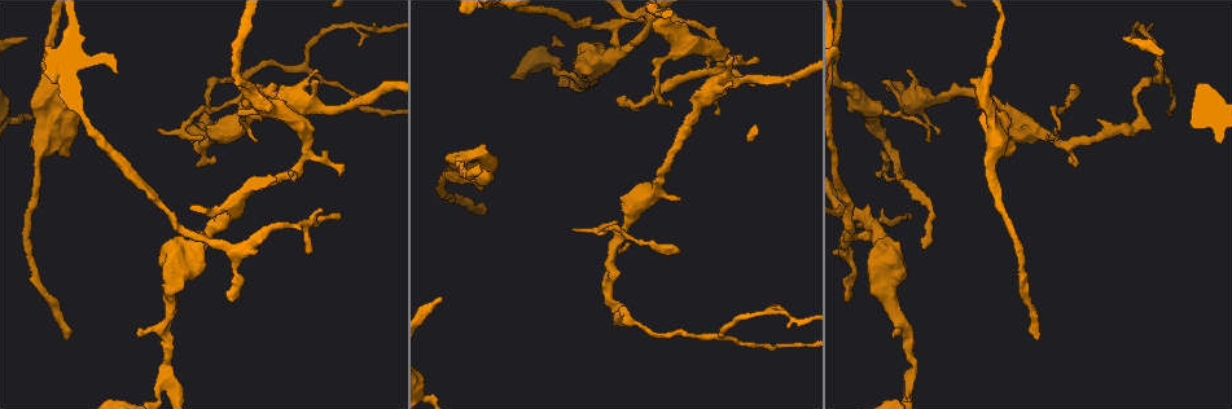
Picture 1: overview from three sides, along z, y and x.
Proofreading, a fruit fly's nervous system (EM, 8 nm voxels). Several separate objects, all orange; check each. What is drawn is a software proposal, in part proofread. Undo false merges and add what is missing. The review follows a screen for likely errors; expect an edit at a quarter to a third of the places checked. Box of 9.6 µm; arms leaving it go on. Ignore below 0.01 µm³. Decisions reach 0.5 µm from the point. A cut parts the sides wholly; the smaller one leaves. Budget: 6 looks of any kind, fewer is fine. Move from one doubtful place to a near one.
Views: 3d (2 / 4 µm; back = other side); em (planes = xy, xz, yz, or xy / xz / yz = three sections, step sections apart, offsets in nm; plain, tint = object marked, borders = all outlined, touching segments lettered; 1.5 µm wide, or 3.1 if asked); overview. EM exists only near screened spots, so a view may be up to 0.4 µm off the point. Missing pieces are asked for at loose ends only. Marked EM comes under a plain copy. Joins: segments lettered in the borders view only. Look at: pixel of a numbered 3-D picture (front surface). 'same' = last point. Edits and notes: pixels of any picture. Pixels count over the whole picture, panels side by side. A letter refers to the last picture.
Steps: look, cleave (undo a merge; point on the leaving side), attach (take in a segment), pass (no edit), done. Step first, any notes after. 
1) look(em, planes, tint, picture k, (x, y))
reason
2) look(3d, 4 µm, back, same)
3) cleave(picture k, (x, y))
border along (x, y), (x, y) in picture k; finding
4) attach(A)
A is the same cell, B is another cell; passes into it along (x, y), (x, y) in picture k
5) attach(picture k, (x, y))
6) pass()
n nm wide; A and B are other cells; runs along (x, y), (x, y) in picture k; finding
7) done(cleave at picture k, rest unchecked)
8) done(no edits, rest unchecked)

look(em, planes, tint, picture 1, (164, 377))

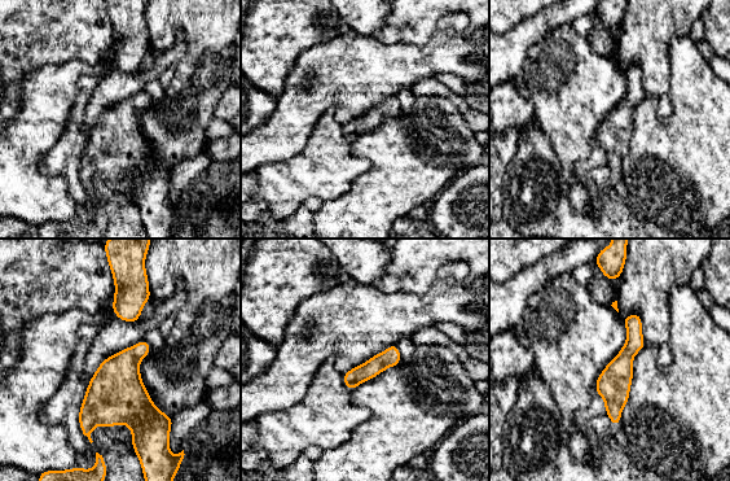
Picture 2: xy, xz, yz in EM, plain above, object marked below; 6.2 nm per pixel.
look(em, planes, borders, same)
see the neighbours

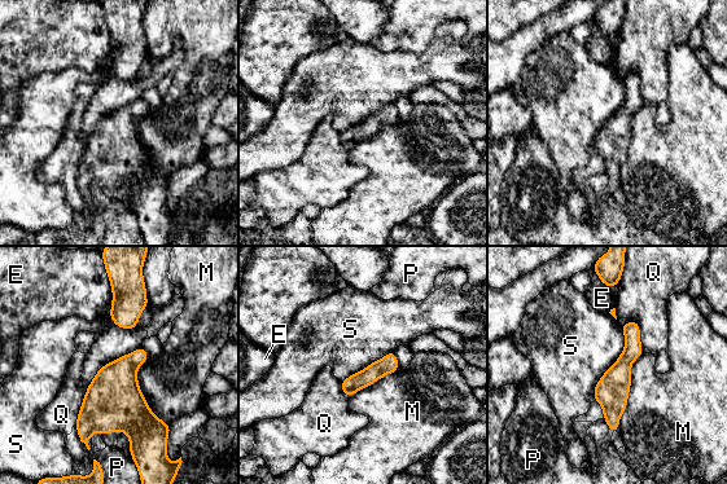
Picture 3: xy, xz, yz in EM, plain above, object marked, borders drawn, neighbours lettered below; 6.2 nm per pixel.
pass()
E, M, P, Q and S are other cells; border along (621, 326), (623, 350), (592, 395) in picture 3; all the same neuron

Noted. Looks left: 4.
look(em, yz, step 4, tint, picture 1, (213, 159))
three-way junction

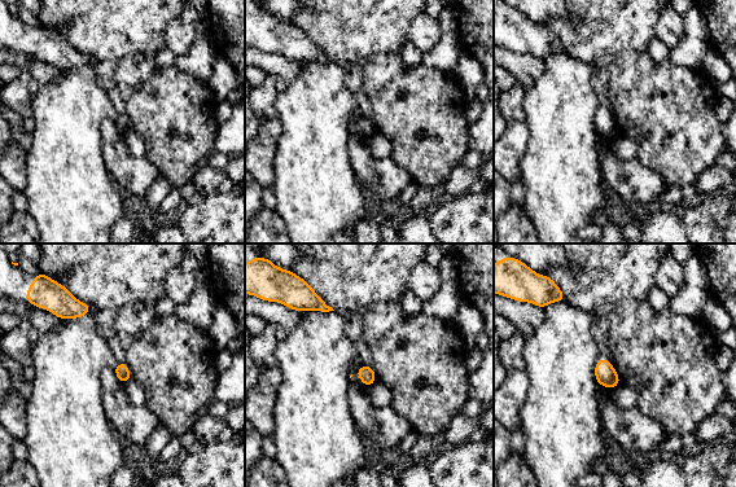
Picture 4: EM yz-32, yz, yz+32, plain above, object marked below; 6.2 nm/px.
look(em, yz, step 4, borders, same)
what lies round it

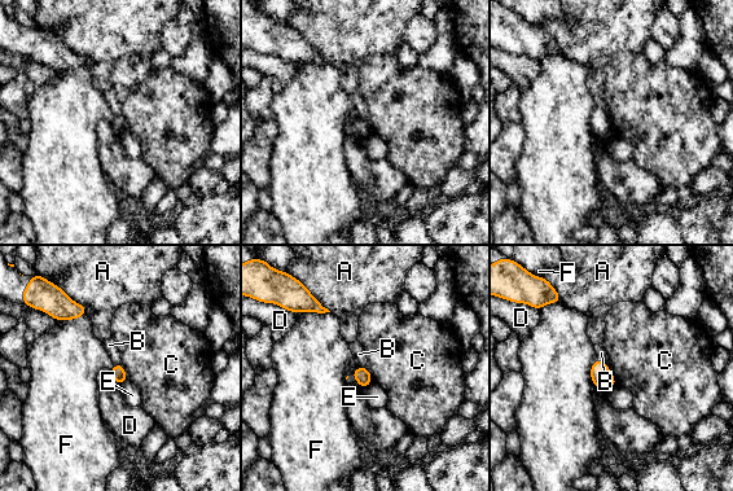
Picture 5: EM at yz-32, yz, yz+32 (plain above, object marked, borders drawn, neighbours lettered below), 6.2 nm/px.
pass()
A, B, C, D, E and F are other cells; border along (605, 363), (617, 384) in picture 5; no lettered segment goes on from it

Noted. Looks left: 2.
done(no edits, rest unchecked)

